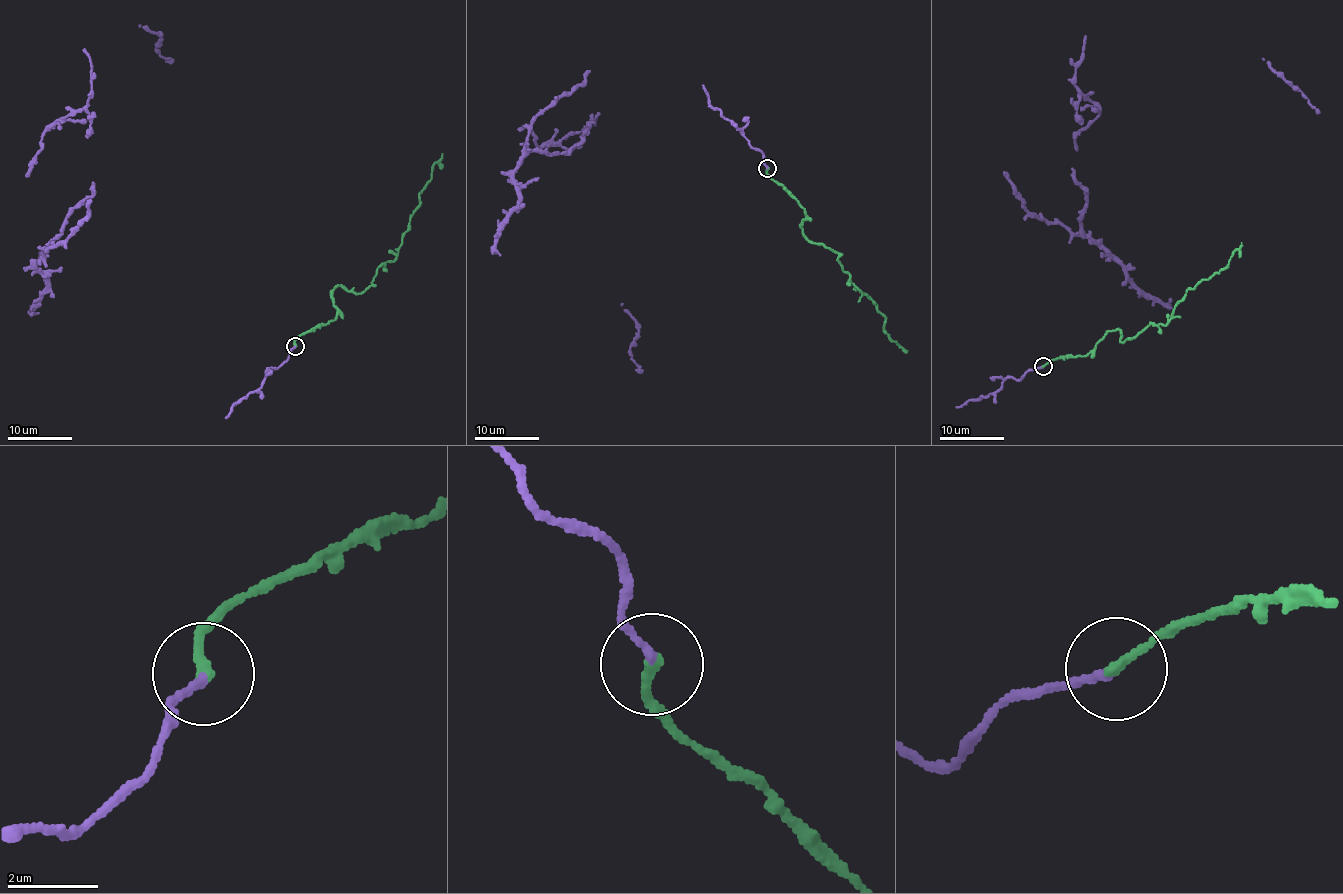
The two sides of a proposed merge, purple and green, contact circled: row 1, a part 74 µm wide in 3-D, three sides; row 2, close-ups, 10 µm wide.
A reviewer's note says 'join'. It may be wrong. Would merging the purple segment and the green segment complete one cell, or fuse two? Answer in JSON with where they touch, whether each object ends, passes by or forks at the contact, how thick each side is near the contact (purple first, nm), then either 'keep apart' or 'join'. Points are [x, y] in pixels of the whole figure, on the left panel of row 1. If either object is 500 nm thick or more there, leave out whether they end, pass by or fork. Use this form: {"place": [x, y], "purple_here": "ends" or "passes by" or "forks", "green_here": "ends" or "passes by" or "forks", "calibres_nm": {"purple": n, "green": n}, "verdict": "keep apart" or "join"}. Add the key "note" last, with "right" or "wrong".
{"place": [295, 346], "purple_here": "ends", "green_here": "ends", "calibres_nm": {"purple": 160, "green": 220}, "verdict": "join", "note": "right"}

